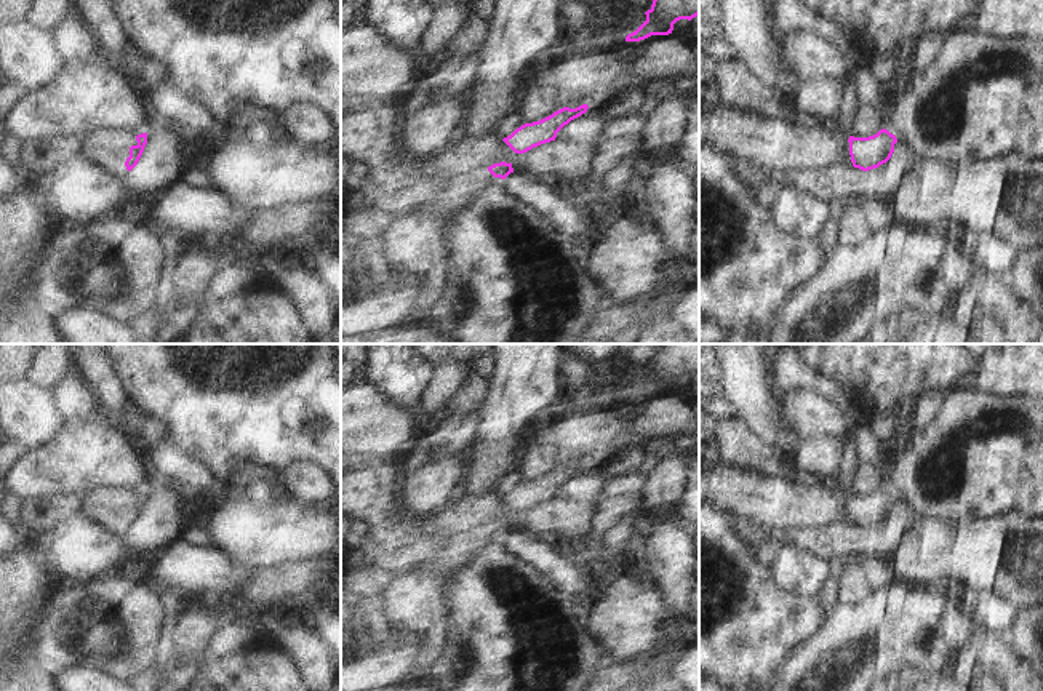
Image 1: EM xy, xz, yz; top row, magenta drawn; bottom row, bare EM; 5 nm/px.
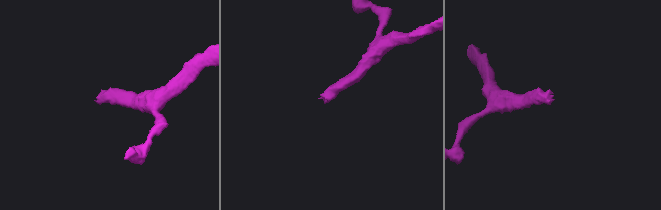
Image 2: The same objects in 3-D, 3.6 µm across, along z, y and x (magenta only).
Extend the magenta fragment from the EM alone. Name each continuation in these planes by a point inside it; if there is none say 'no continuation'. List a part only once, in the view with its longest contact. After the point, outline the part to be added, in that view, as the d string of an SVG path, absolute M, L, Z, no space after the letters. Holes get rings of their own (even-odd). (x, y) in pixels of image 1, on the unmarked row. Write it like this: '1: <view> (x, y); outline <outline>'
1: xy (111, 506); outline M99 488L93 491L88 504L82 510L82 517L101 521L115 534L125 537L130 531L125 525L130 515L130 505L138 504L138 491L122 488Z

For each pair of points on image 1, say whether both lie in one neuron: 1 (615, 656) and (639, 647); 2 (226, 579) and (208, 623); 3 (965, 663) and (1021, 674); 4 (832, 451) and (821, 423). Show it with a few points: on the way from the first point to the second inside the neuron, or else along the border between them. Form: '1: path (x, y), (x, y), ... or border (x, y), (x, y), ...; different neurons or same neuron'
1: path (621, 650), (632, 647); same neuron
2: border (207, 599), (219, 600); different neurons
3: path (979, 658), (997, 658), (1007, 666); same neuron
4: border (845, 439), (811, 437), (802, 440); different neurons

